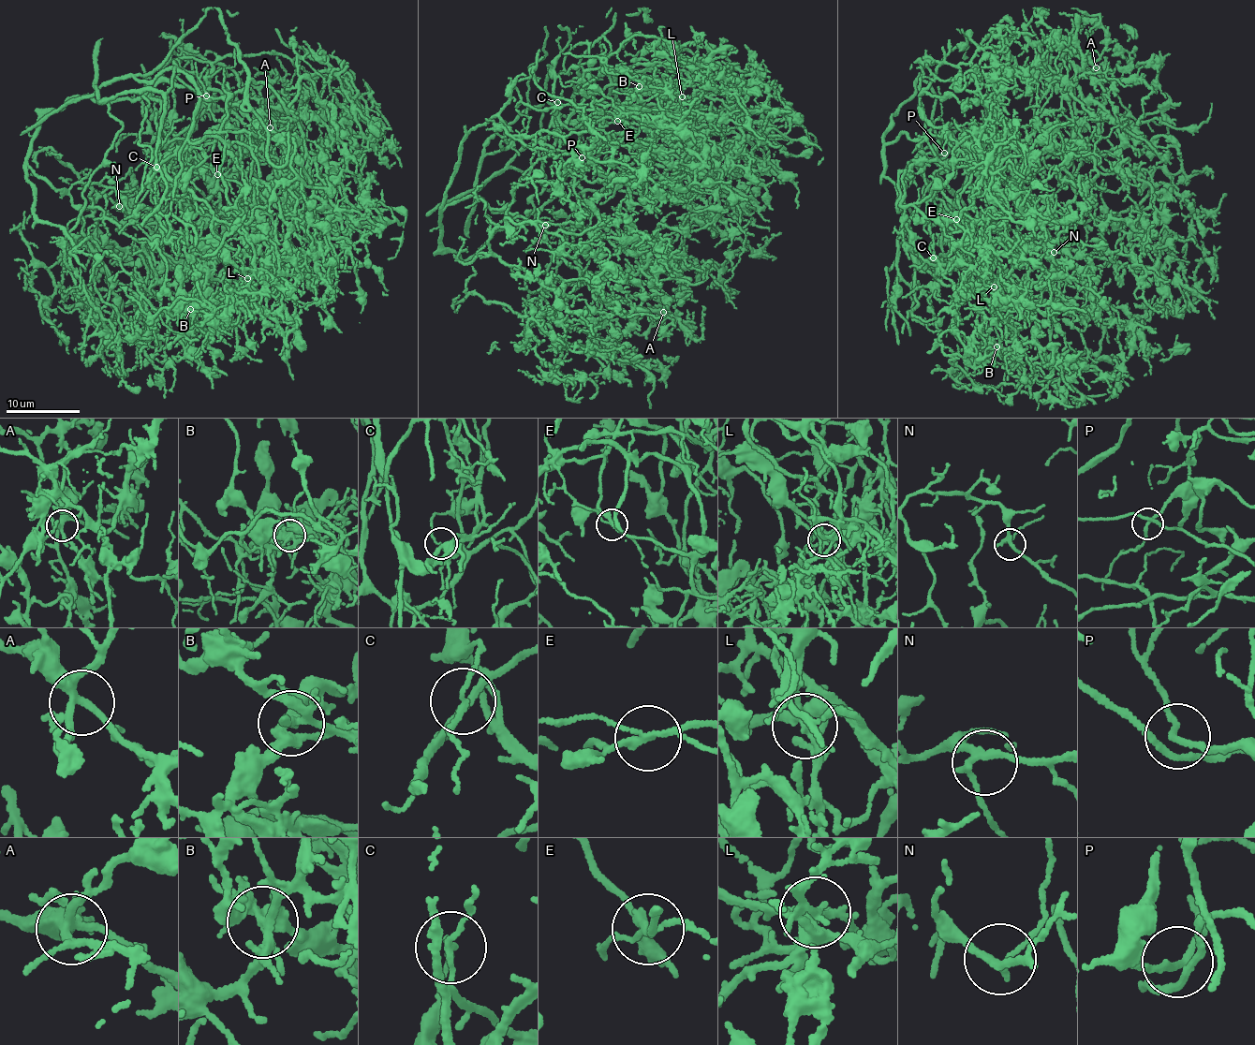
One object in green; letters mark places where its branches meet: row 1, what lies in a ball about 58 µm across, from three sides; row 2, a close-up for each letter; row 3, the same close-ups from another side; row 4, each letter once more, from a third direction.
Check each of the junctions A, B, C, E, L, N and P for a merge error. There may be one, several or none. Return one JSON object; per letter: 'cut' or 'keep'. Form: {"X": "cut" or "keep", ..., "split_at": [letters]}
{"A": "keep", "B": "cut", "C": "cut", "E": "cut", "L": "cut", "N": "keep", "P": "keep", "split_at": ["B", "C", "E", "L"]}

